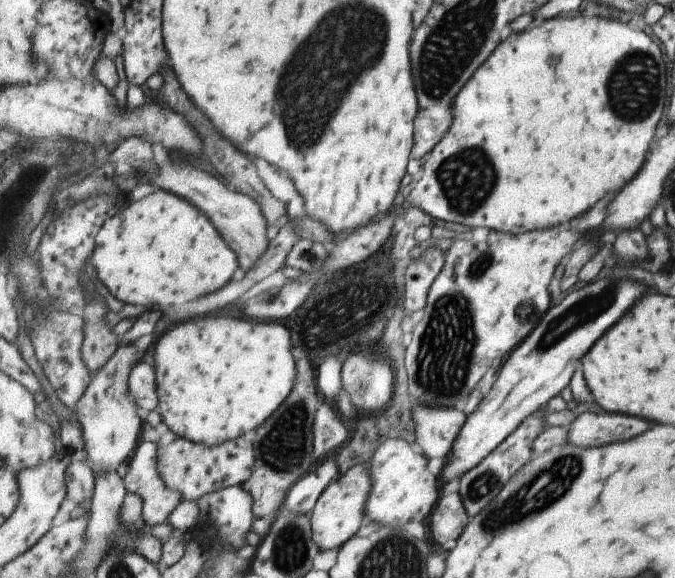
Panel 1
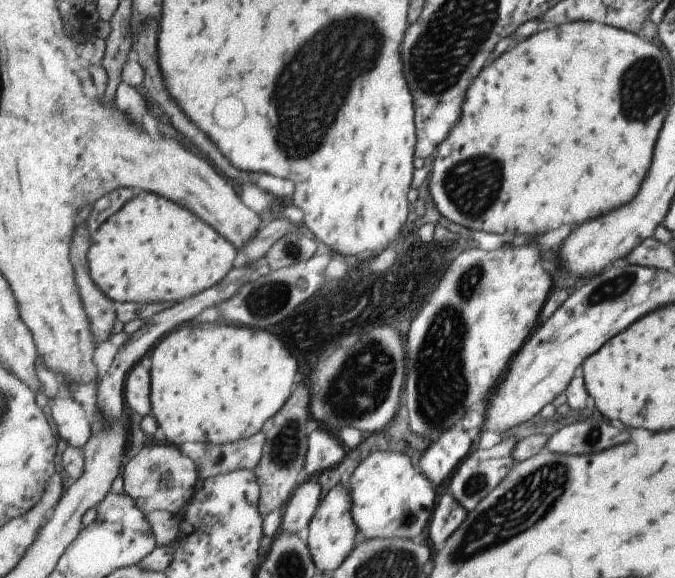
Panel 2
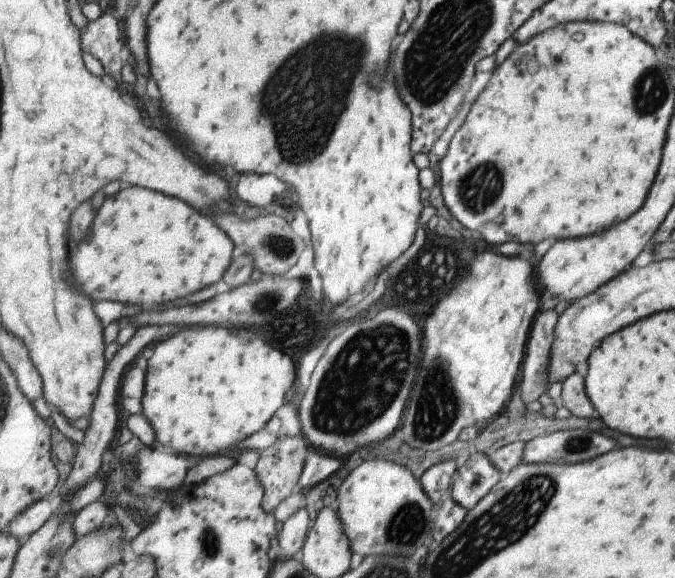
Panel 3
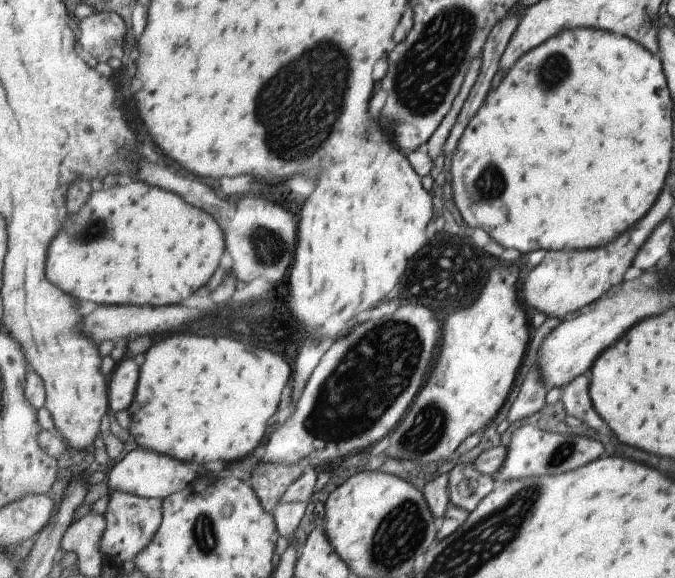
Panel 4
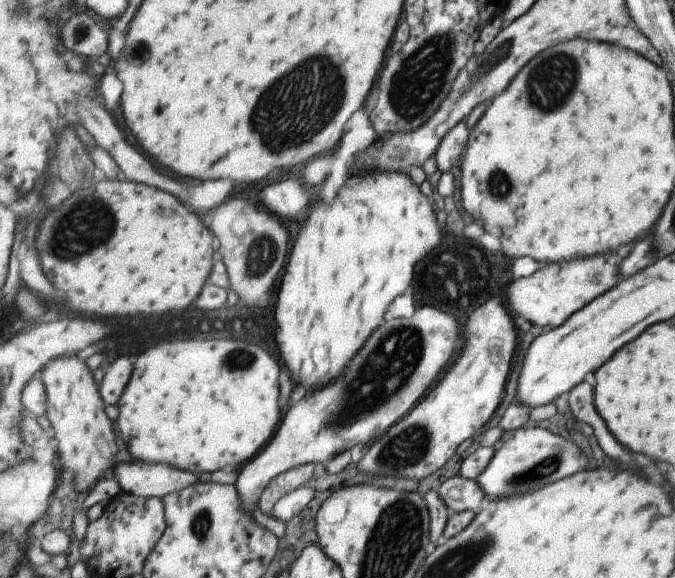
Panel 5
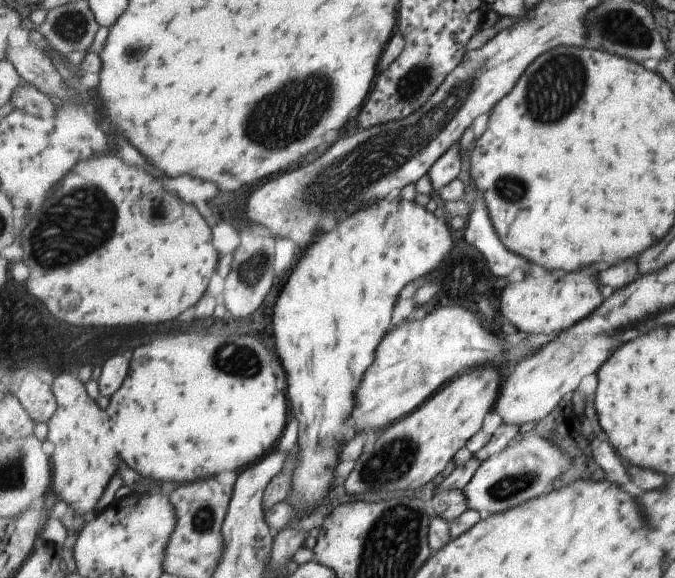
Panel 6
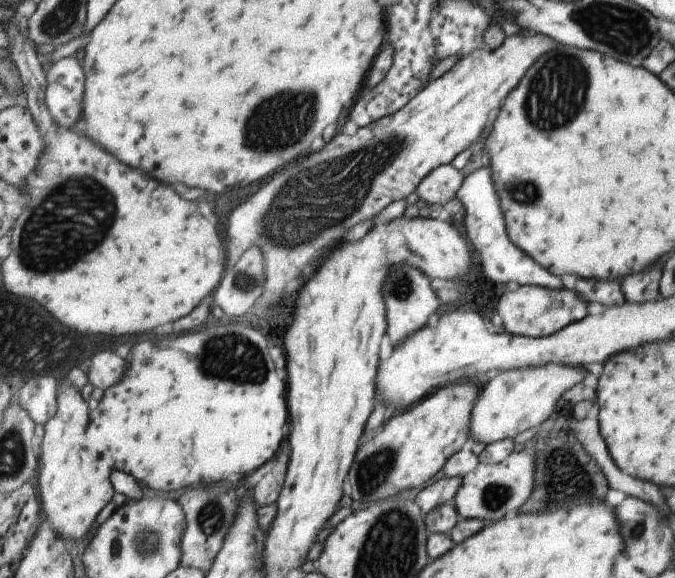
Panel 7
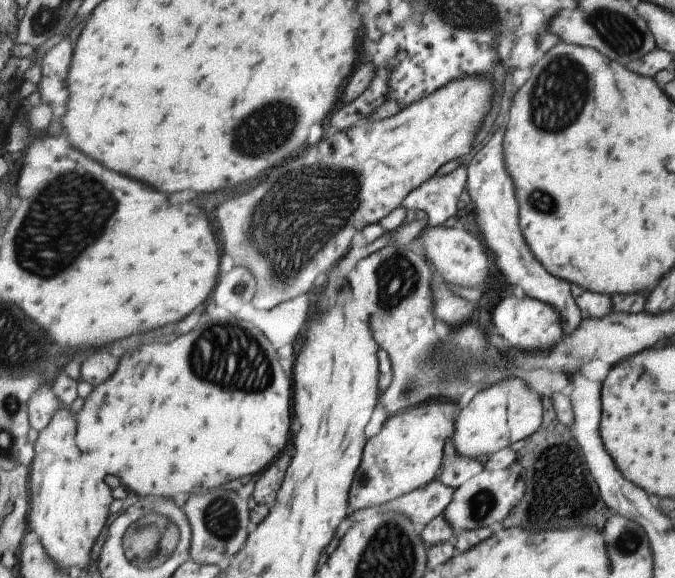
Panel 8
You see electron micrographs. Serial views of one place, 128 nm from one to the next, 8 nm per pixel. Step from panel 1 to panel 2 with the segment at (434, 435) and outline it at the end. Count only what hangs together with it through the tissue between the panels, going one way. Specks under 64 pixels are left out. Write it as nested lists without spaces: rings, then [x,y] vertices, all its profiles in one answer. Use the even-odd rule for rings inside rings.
[[[455,426],[434,439],[434,444],[422,457],[419,470],[428,477],[434,488],[439,488],[459,469],[459,464],[467,459],[471,448],[471,436],[460,426]]]

